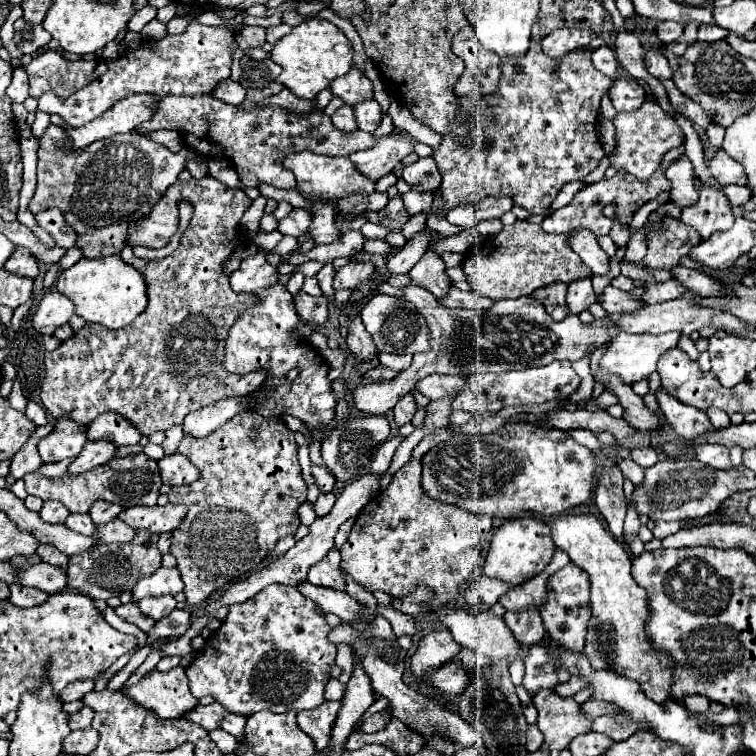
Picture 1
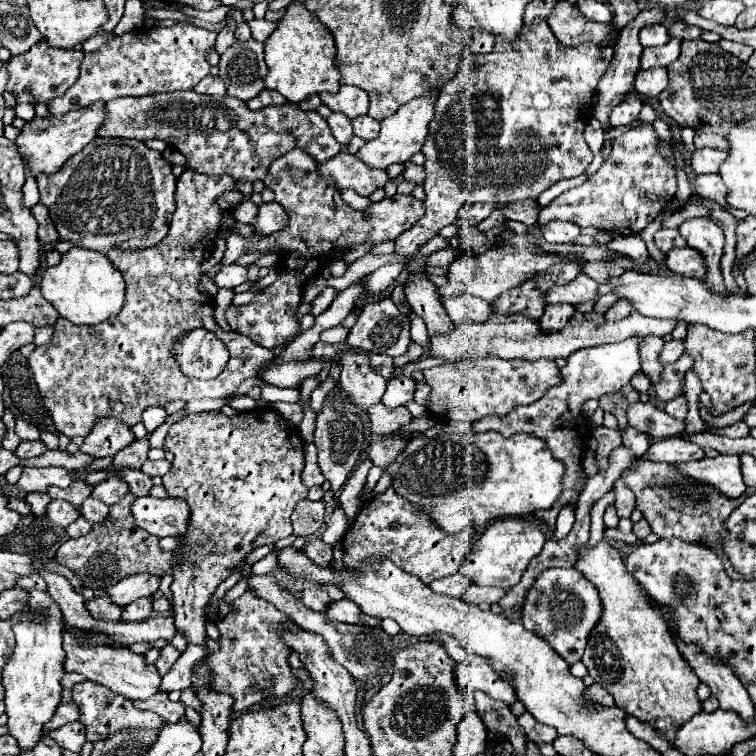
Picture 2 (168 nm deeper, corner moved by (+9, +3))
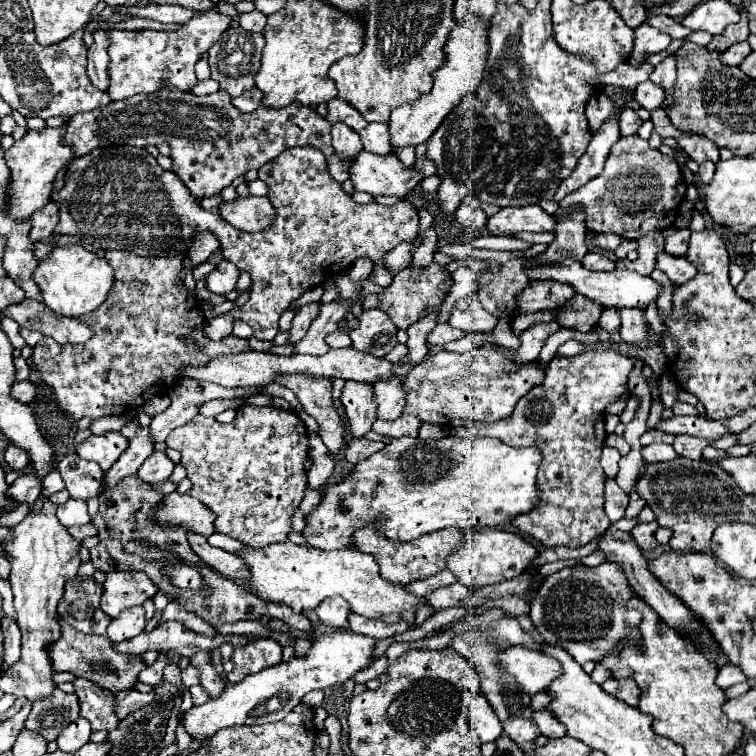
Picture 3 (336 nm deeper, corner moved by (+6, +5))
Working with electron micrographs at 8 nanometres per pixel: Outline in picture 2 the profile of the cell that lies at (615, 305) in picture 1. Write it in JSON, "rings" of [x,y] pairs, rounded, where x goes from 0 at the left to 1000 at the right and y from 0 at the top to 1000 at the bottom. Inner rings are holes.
{"rings":[[[767,360],[757,373],[749,378],[733,378],[722,389],[722,402],[738,402],[738,399],[751,399],[751,402],[770,402],[778,397],[791,397],[791,373],[780,370],[772,360]]]}

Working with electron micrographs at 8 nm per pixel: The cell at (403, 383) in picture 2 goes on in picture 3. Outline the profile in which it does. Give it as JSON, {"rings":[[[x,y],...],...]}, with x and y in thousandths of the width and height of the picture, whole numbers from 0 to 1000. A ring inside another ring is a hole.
{"rings":[[[528,500],[496,505],[493,526],[499,532],[501,556],[525,556],[530,550],[536,537],[536,516],[530,513]]]}

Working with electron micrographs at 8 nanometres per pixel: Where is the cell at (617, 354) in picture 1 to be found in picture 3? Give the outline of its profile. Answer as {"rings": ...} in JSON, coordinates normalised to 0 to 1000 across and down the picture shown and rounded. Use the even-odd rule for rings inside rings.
{"rings":[[[779,463],[753,474],[734,471],[721,487],[721,505],[700,516],[673,553],[620,563],[623,577],[649,577],[673,590],[710,590],[716,595],[718,608],[710,627],[716,661],[697,680],[679,685],[676,693],[724,725],[771,722],[808,696],[798,675],[800,624],[792,616],[803,579],[800,540],[829,519],[835,489],[837,476],[811,463]]]}

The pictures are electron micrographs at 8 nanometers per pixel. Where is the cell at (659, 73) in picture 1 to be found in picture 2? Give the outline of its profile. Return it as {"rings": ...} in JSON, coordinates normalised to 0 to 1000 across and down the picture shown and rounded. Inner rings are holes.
{"rings":[[[857,90],[857,93],[844,93],[841,101],[841,122],[857,130],[868,130],[881,114],[884,114],[884,98],[881,90]]]}

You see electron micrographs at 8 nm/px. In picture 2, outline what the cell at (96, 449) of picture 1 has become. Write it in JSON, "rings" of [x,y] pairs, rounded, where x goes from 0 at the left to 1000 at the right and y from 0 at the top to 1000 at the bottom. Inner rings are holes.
{"rings":[[[63,616],[63,619],[32,619],[24,643],[32,651],[61,651],[61,646],[71,640],[79,646],[87,646],[93,640],[93,622],[87,619],[74,619],[74,616]]]}

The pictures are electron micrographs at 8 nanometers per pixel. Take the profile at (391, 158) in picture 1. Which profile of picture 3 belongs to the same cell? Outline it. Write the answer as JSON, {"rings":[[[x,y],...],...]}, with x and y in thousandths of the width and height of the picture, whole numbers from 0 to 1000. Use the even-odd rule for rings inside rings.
{"rings":[[[620,16],[612,29],[604,29],[599,45],[594,45],[594,56],[589,58],[589,82],[586,82],[589,87],[578,90],[578,95],[570,98],[573,101],[570,122],[560,124],[552,135],[533,138],[517,148],[515,172],[517,172],[517,190],[522,193],[522,198],[530,193],[541,190],[552,193],[562,188],[573,177],[573,172],[578,172],[578,167],[589,159],[589,153],[604,140],[604,135],[610,135],[615,124],[631,119],[631,114],[636,111],[636,98],[644,77],[644,61],[642,61],[644,42],[647,42],[647,29],[631,16]]]}

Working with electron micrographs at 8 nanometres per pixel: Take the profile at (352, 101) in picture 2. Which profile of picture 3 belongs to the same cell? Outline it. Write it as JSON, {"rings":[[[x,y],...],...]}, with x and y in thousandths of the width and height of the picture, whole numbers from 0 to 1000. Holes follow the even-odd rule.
{"rings":[[[438,132],[435,138],[433,138],[433,143],[435,143],[435,151],[430,153],[430,159],[433,161],[438,161],[438,164],[443,164],[443,161],[456,161],[464,172],[470,172],[470,175],[478,175],[483,167],[485,167],[485,161],[480,159],[480,153],[467,143],[467,140],[462,140],[459,135],[454,135],[454,132]]]}

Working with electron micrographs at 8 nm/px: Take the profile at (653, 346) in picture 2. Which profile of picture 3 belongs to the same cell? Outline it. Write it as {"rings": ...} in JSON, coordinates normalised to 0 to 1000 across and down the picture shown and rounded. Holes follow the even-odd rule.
{"rings":[[[816,407],[816,413],[821,421],[821,434],[819,434],[821,450],[848,455],[858,439],[858,429],[856,429],[851,413],[837,410],[837,407]]]}

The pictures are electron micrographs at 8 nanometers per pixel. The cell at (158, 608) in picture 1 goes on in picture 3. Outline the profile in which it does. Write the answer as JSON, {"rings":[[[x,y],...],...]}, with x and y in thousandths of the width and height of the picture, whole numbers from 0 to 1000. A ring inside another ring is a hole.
{"rings":[[[173,802],[171,807],[163,807],[155,817],[147,820],[142,831],[142,844],[147,849],[163,849],[189,836],[192,831],[192,807],[189,802]]]}

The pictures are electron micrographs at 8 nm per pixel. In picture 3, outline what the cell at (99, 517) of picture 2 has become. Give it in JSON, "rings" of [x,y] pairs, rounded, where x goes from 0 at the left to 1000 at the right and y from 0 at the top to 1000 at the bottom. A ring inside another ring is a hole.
{"rings":[[[91,598],[75,611],[75,622],[81,624],[81,632],[94,659],[115,661],[131,653],[136,622],[128,616],[128,611],[115,611],[102,601]]]}

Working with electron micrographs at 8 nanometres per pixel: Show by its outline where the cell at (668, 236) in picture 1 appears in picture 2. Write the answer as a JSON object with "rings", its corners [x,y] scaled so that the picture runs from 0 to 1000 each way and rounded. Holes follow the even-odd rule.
{"rings":[[[873,302],[868,310],[865,310],[865,323],[868,323],[868,328],[870,331],[876,331],[878,336],[886,331],[886,328],[892,328],[892,325],[907,325],[907,317],[902,317],[902,312],[897,310],[897,304],[892,304],[892,302]]]}

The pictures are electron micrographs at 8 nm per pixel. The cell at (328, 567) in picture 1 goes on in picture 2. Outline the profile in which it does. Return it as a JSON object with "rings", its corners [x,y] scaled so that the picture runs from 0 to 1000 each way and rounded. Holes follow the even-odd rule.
{"rings":[[[410,767],[402,770],[402,778],[397,783],[397,794],[402,796],[402,802],[421,810],[429,810],[437,796],[450,791],[455,788],[452,783],[447,783],[447,778],[442,778],[442,772],[410,772]]]}

